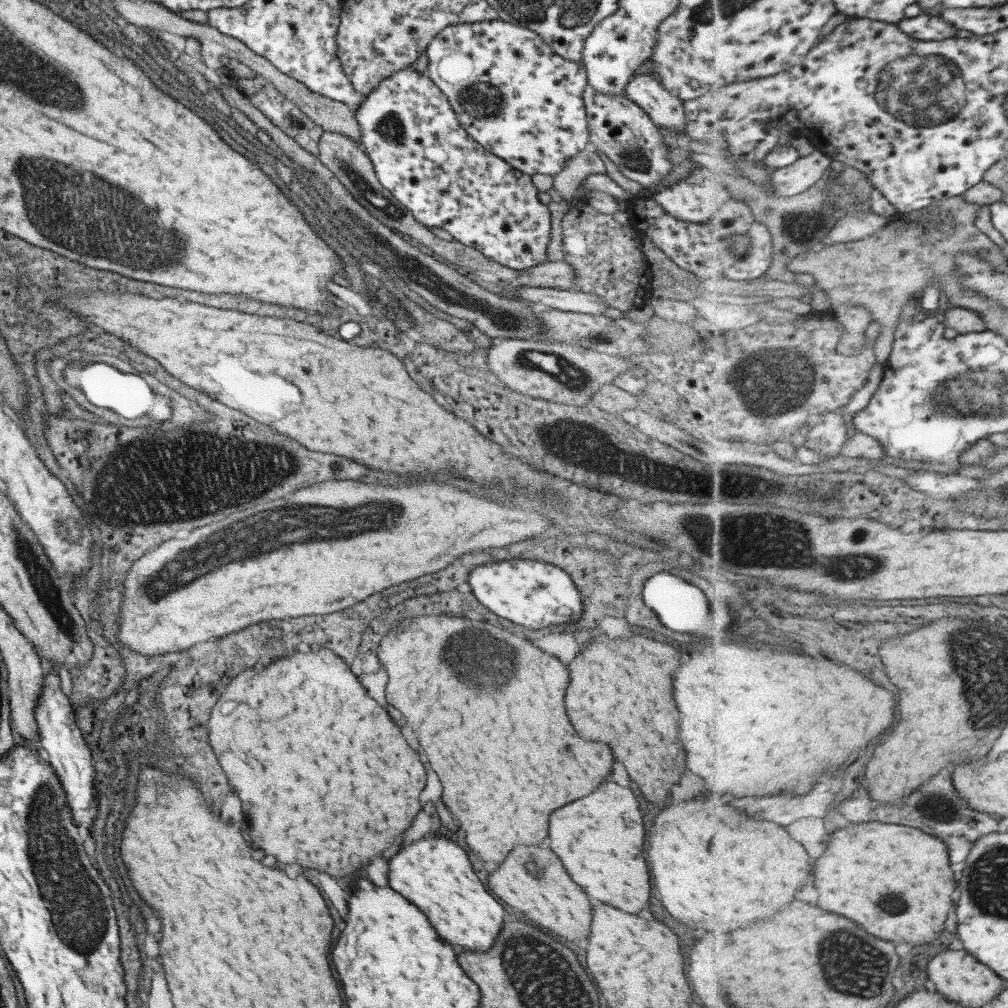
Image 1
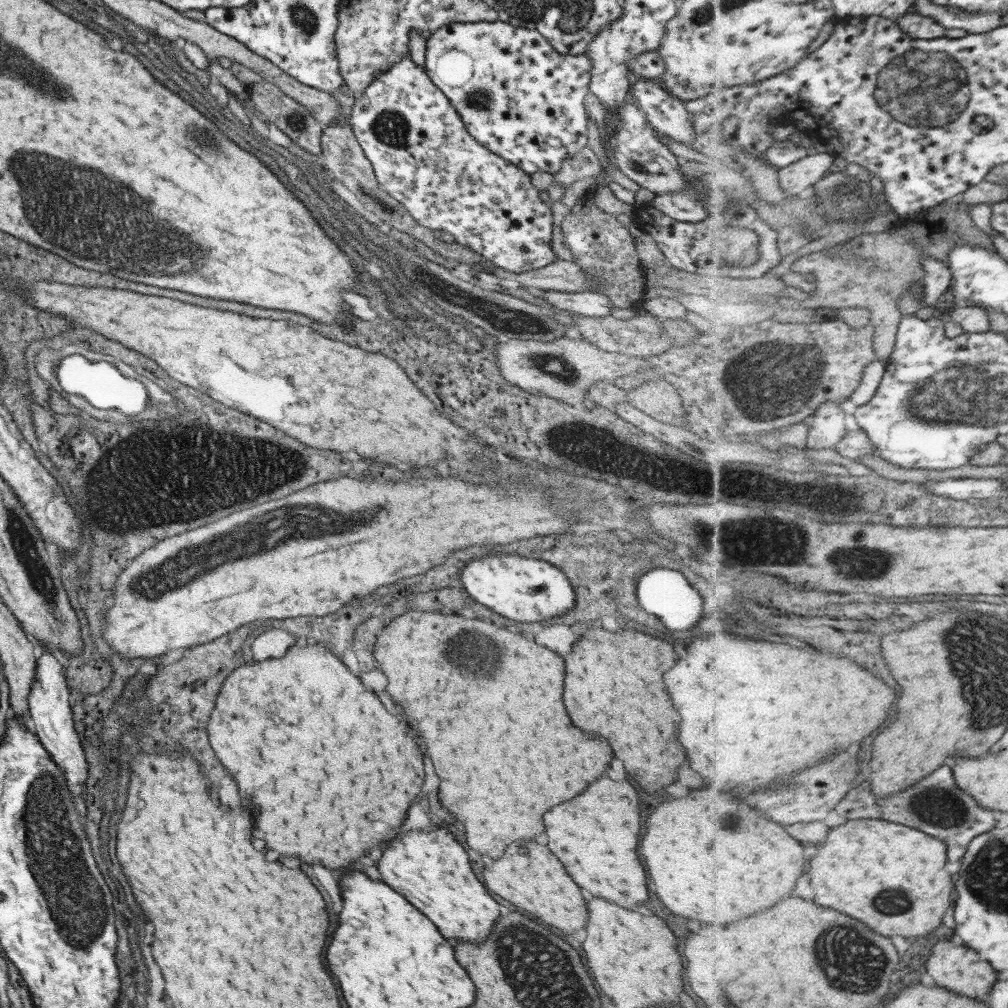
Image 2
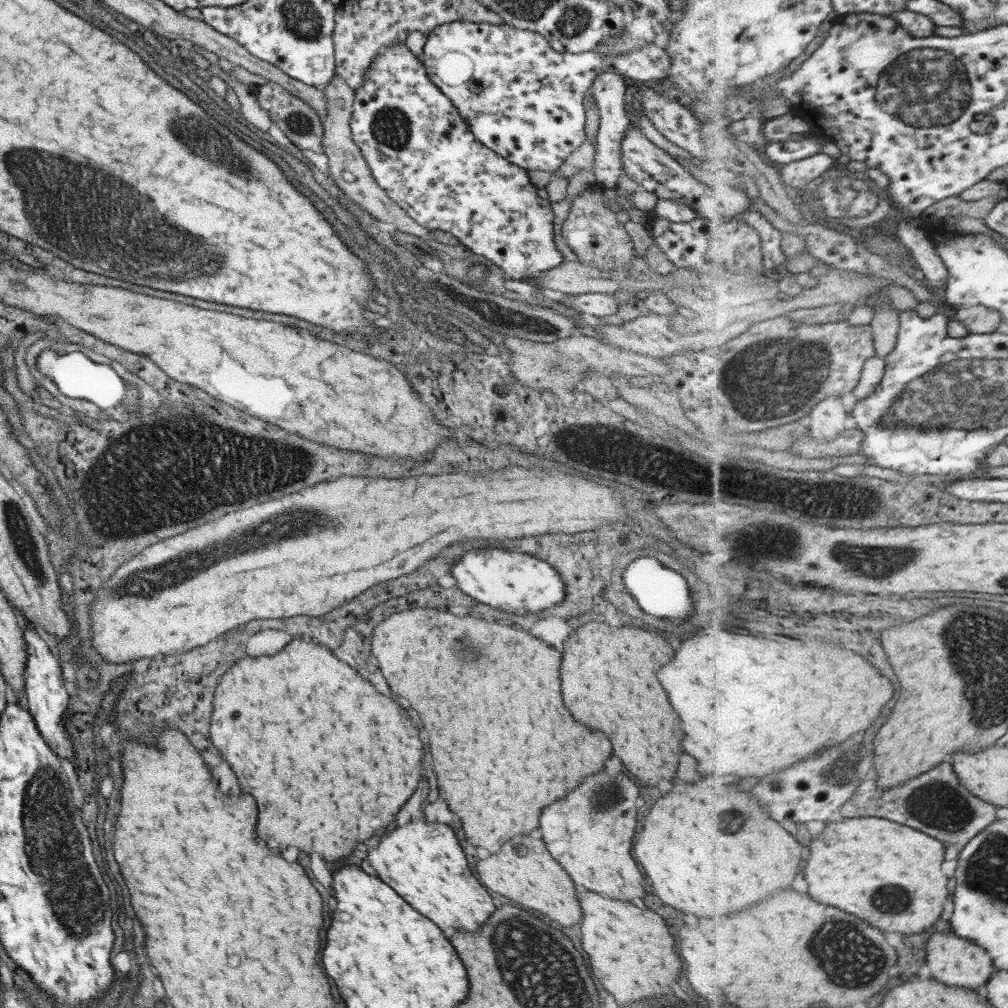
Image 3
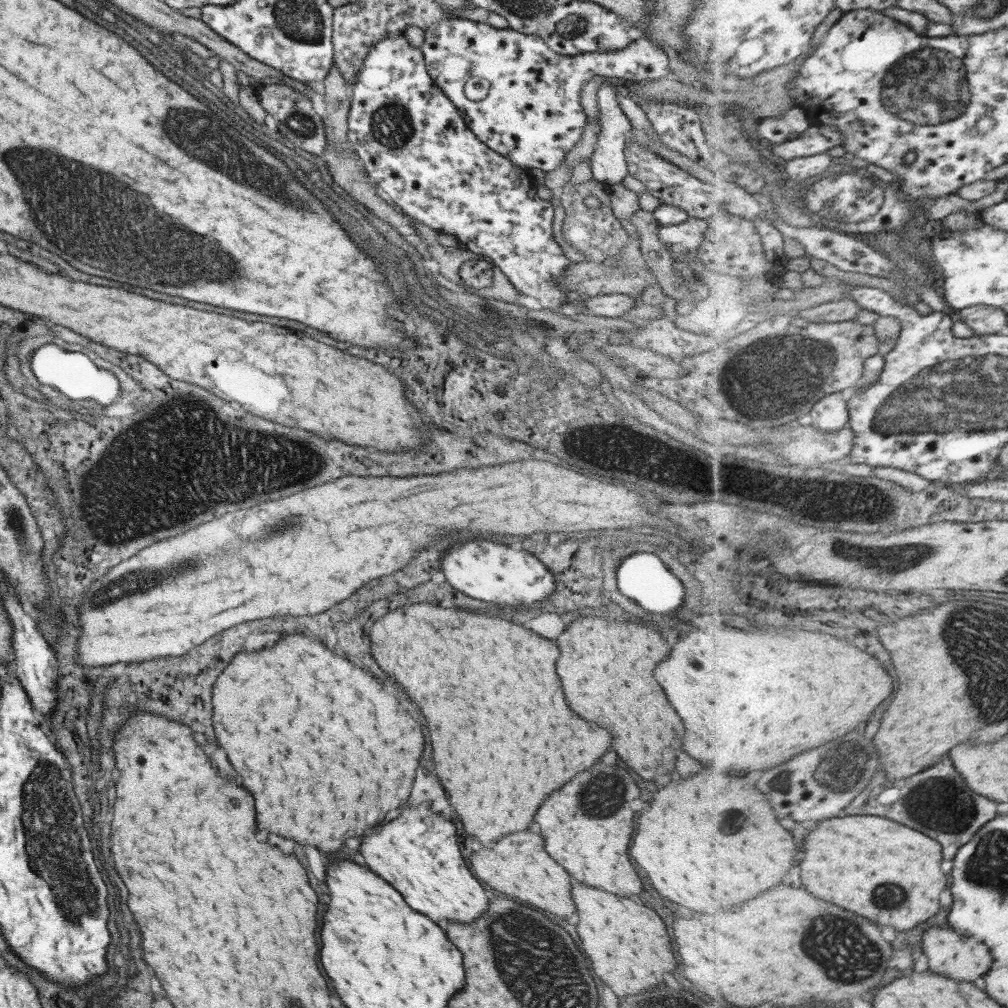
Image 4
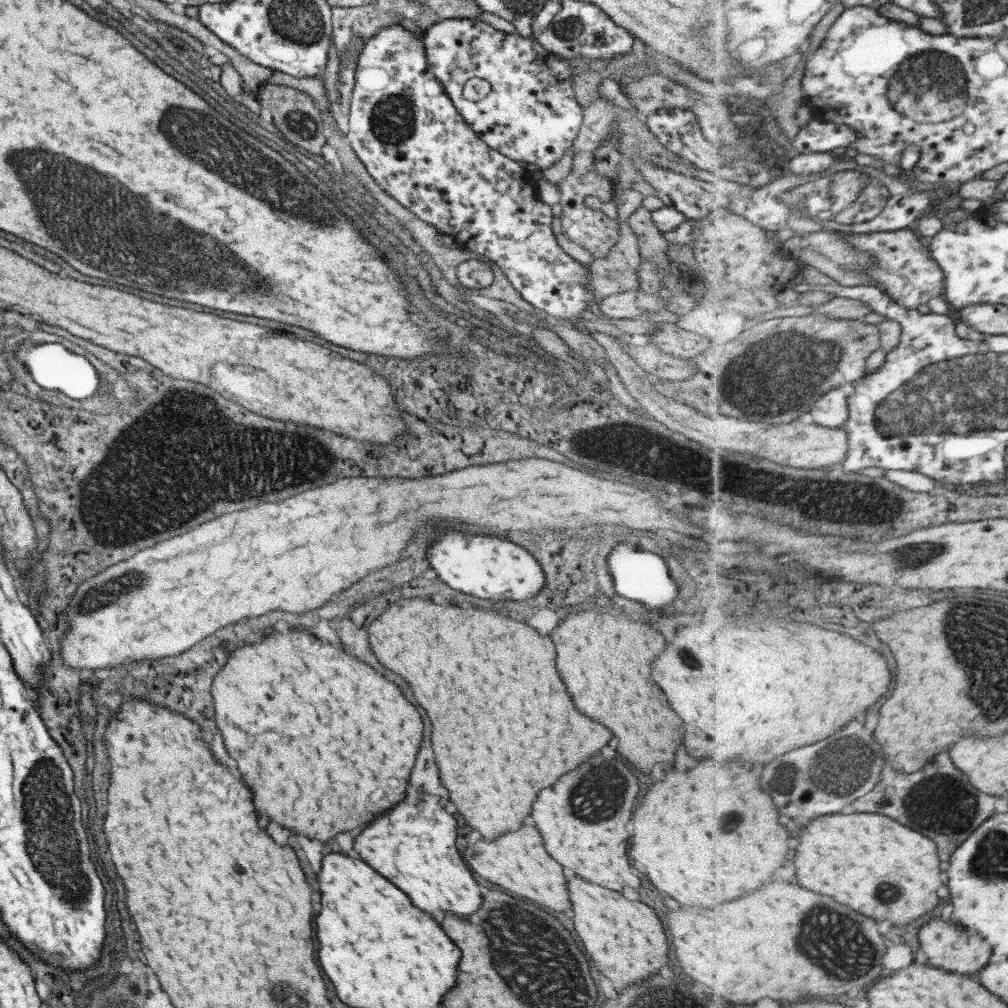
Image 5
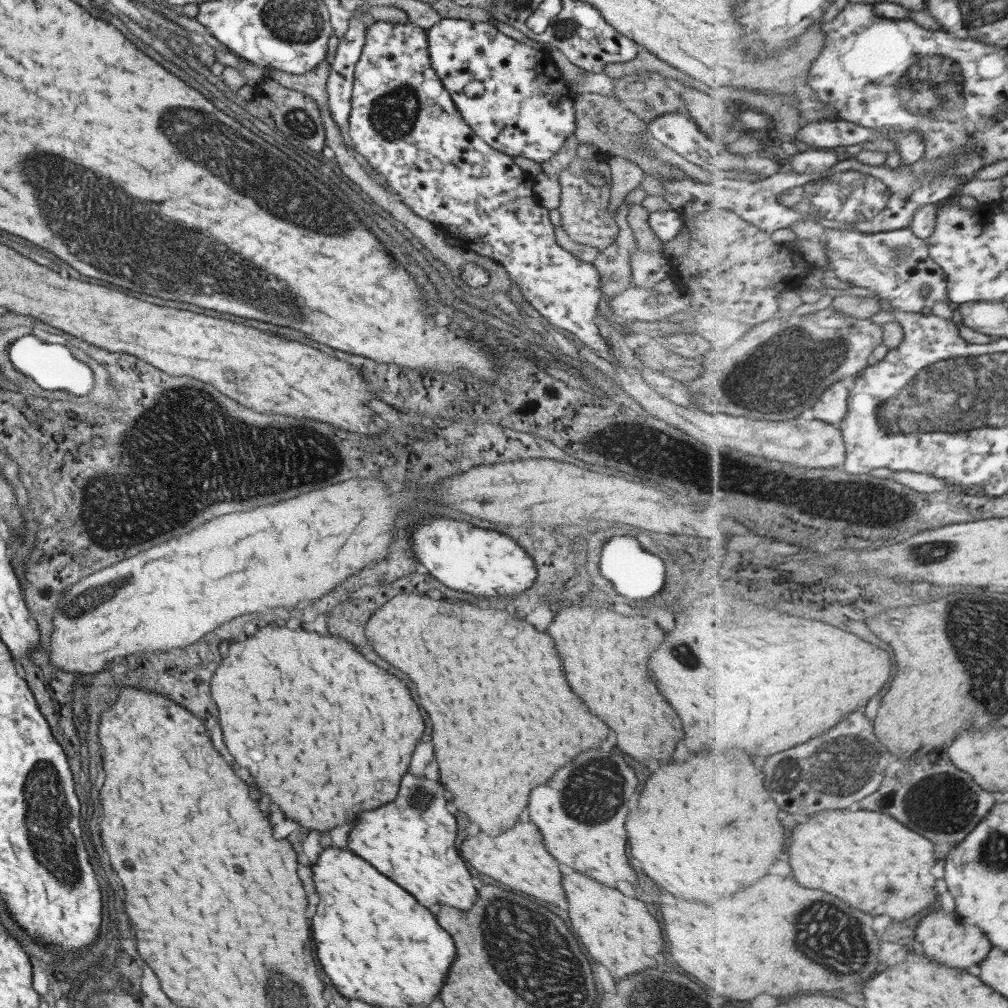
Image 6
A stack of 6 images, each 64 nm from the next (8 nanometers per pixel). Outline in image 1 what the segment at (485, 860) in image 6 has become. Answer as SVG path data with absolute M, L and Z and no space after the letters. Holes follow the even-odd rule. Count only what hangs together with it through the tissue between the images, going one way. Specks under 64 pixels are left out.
M515 846L515 850L507 854L505 864L497 866L489 874L489 890L511 908L517 908L537 926L559 934L563 940L581 940L589 934L591 906L581 888L569 880L561 862L551 850L537 846ZM529 862L535 868L531 868L531 872Z

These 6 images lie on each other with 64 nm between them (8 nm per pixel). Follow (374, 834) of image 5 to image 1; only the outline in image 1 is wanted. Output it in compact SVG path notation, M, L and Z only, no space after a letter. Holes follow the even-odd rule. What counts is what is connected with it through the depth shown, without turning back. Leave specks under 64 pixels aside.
M421 838L415 844L409 844L409 848L401 848L399 852L395 852L395 856L389 858L387 864L387 878L389 878L389 886L399 892L405 900L409 900L411 904L415 904L429 920L429 924L435 928L435 932L449 944L457 944L463 950L471 950L471 952L485 952L491 948L491 938L495 940L501 924L503 924L503 908L499 906L497 900L493 900L489 896L489 892L481 886L481 882L471 870L471 864L465 856L465 852L455 846L453 842L445 840L445 838Z

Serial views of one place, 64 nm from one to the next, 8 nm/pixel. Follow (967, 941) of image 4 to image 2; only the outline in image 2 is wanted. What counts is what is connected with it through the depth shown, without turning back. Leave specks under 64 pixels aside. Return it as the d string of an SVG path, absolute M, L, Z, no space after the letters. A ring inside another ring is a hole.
M939 940L933 945L925 968L928 974L935 978L937 986L953 990L953 992L957 992L961 996L969 996L969 998L987 996L1001 977L989 960L981 958L979 952L971 950L971 947L964 943L955 946L951 940ZM977 960L981 960L981 962L977 962Z

